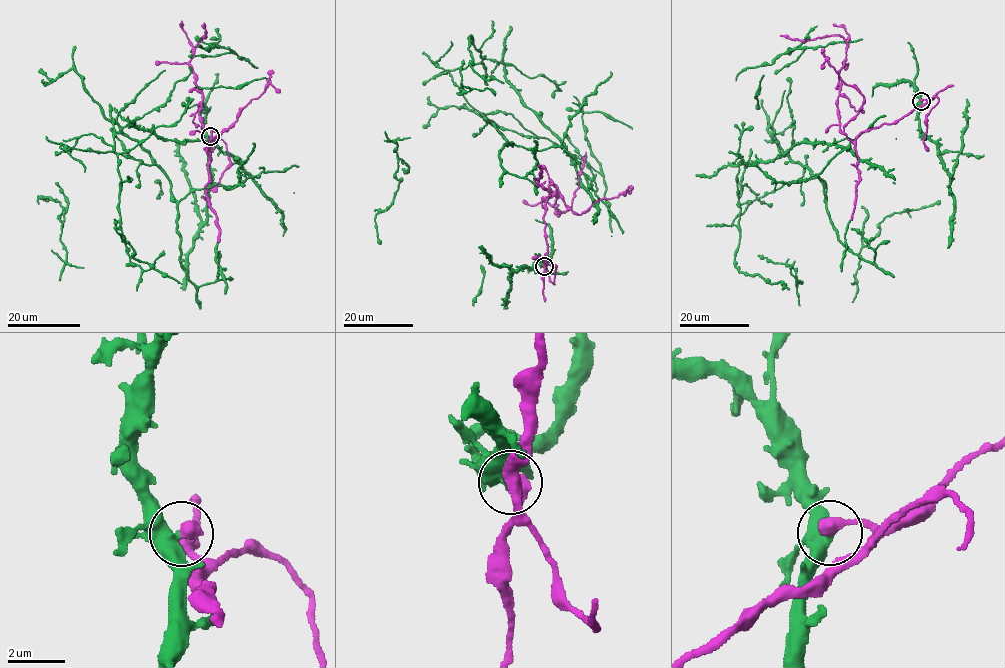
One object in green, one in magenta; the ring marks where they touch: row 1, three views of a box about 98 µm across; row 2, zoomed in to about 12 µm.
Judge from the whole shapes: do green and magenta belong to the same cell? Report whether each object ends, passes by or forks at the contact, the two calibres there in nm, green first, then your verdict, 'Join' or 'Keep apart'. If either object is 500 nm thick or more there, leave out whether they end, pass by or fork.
At the ring green passes by. At the ring magenta ends. Thickness 400 nm (green) against 480 nm. Join

